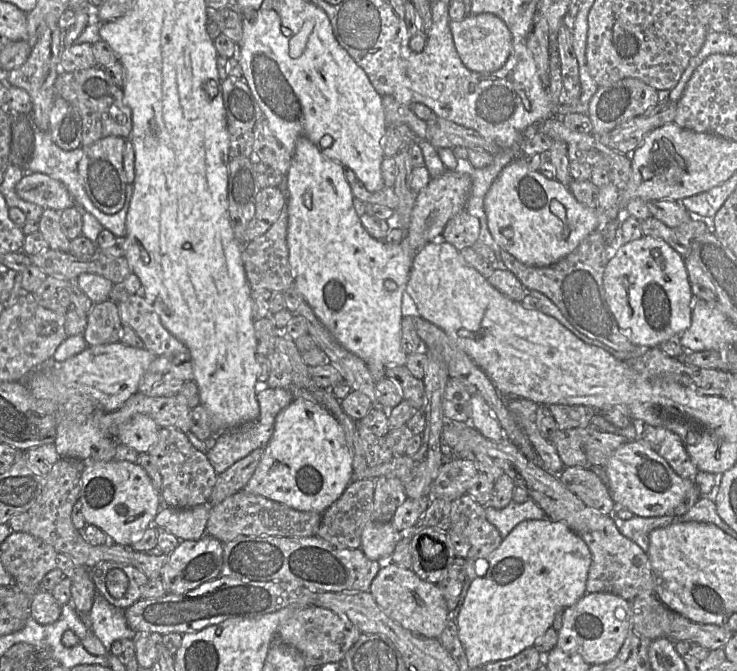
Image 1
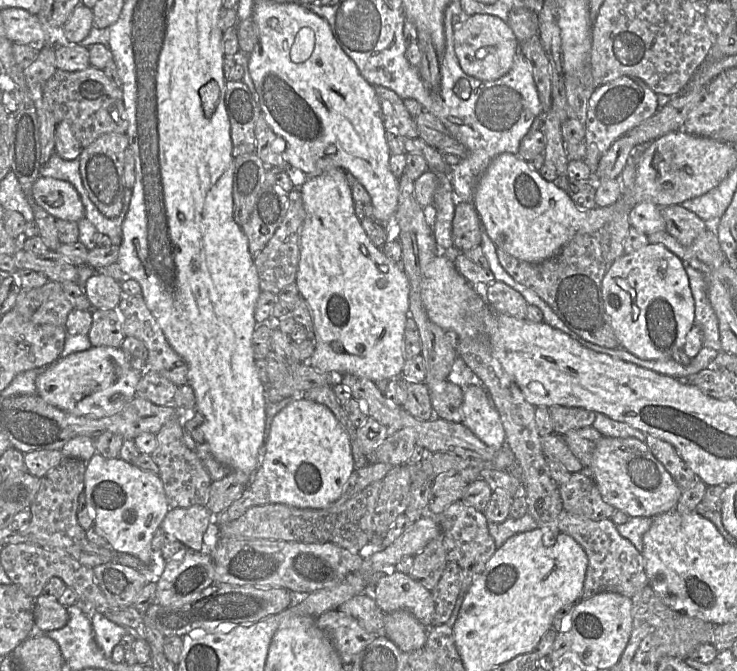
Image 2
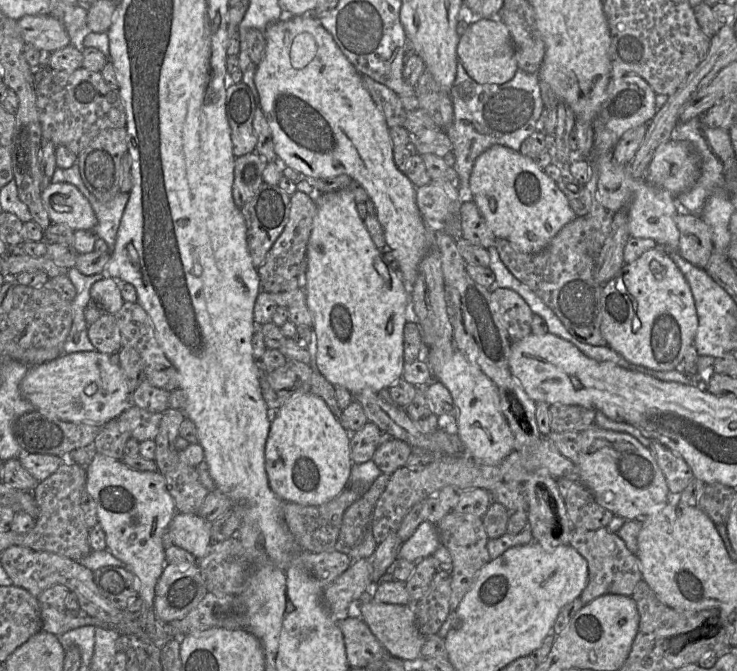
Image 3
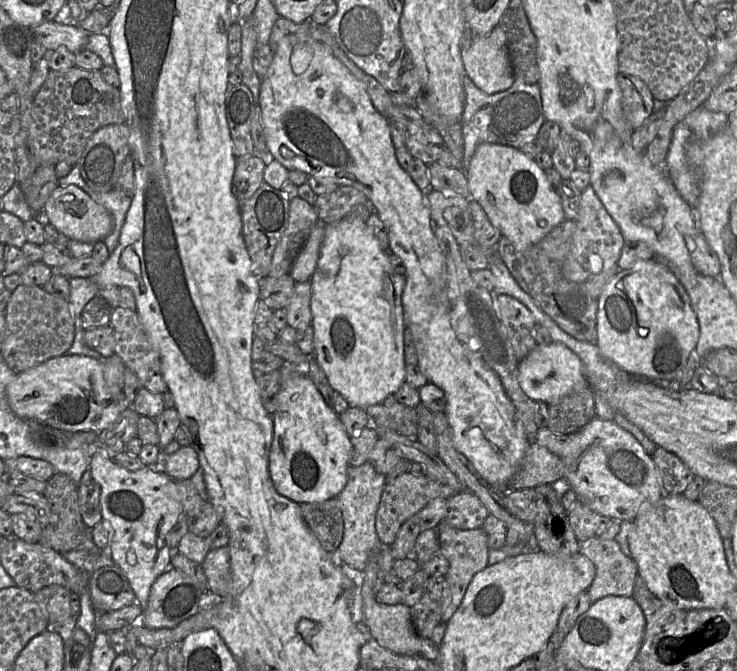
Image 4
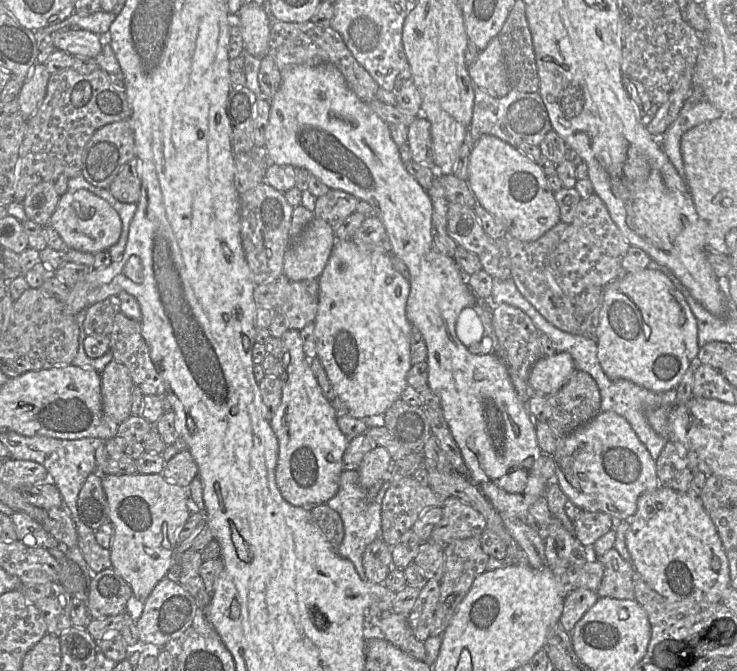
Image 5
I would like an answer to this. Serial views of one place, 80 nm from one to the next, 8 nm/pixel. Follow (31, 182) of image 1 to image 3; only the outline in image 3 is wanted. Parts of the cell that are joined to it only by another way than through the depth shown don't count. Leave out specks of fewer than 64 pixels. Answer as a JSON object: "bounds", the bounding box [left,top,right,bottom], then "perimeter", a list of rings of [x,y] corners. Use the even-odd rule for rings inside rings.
{"bounds":[41,183,97,231],"perimeter":[[[50,183],[41,191],[41,200],[52,223],[65,224],[74,231],[92,231],[97,224],[96,215],[89,201],[70,183]]]}

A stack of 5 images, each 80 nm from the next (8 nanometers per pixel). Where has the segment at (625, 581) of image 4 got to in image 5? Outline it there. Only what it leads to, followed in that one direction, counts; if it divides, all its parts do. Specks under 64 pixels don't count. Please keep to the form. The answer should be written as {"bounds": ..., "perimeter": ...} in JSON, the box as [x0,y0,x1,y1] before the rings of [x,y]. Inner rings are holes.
{"bounds":[596,548,635,599],"perimeter":[[[615,548],[598,556],[597,561],[604,569],[601,584],[596,591],[599,598],[635,599],[633,585],[635,568],[632,563],[625,561]]]}

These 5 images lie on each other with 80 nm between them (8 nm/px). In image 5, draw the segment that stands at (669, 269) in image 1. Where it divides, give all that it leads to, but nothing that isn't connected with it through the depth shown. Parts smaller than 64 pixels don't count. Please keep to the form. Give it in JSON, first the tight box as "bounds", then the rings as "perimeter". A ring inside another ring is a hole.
{"bounds":[596,268,698,392],"perimeter":[[[645,268],[622,274],[603,287],[600,322],[596,333],[598,360],[612,380],[625,379],[653,392],[674,390],[698,356],[698,324],[683,293],[660,270]]]}

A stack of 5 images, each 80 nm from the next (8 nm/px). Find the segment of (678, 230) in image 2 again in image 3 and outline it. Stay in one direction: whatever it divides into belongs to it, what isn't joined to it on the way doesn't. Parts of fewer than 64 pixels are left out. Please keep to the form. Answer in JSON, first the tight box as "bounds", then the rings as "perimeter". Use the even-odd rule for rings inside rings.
{"bounds":[675,209,714,269],"perimeter":[[[680,209],[675,222],[680,233],[678,253],[694,266],[705,269],[714,250],[710,227],[700,215]]]}

